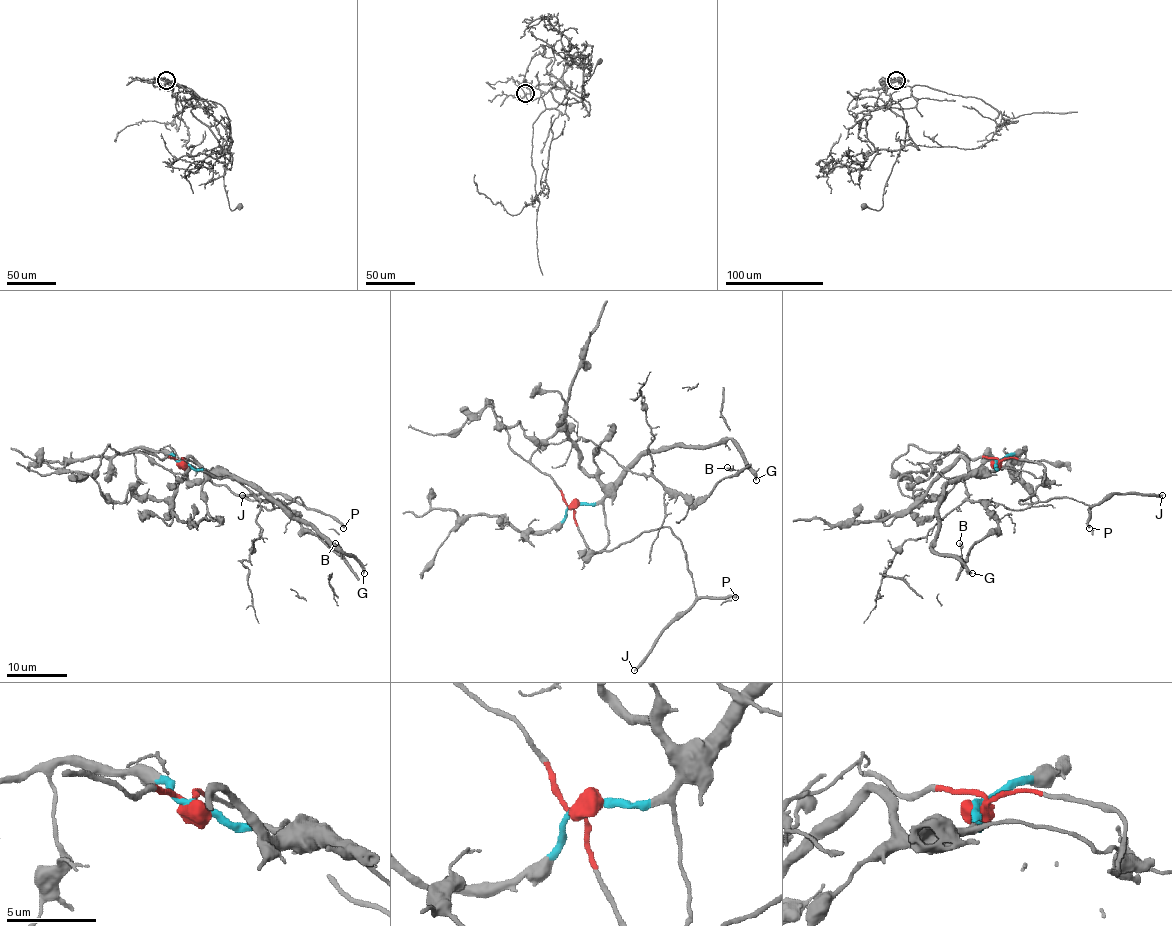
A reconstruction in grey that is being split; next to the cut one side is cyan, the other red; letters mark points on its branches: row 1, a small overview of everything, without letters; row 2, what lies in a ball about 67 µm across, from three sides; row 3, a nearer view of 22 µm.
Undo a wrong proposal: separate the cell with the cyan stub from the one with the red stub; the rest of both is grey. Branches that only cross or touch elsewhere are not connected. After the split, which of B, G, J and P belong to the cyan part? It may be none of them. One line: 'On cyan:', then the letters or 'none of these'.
On cyan: B, G

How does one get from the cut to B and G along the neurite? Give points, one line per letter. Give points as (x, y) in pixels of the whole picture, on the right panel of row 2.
B: (996, 462), (996, 468), (973, 469), (963, 478), (967, 498), (979, 502), (997, 525), (964, 559), (960, 543)
G: (996, 462), (996, 468), (973, 469), (952, 480), (939, 507), (931, 547), (954, 555), (972, 573)

